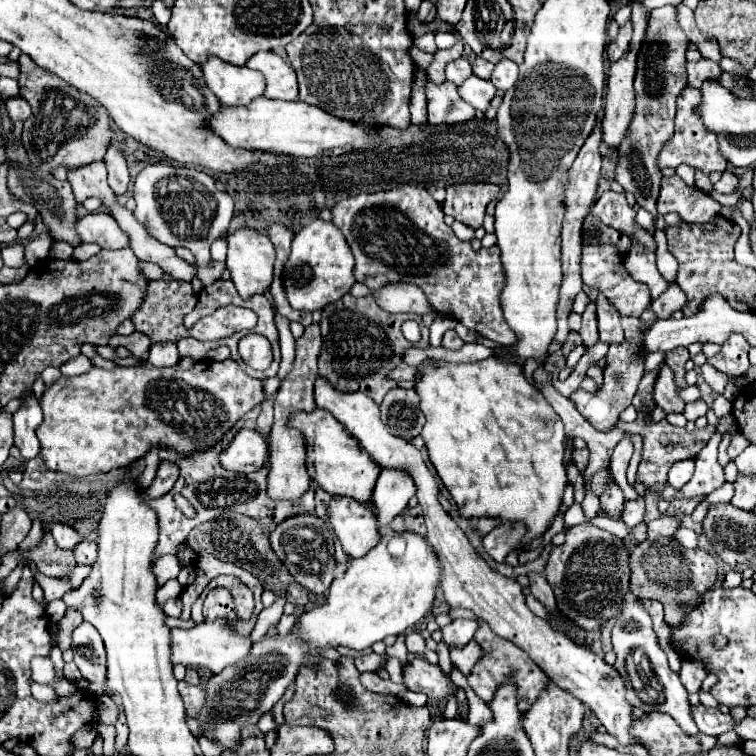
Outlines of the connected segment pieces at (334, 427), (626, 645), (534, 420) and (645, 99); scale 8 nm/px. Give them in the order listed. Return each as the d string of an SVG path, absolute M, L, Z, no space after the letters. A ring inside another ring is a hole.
M316 408L312 414L298 412L290 418L290 426L298 428L306 438L308 474L320 484L320 488L332 496L348 496L362 504L372 502L372 490L382 468L366 454L366 450L362 450L358 440L352 438L330 412L320 408Z
M628 592L624 596L624 602L620 606L620 614L616 618L616 624L612 628L612 646L616 652L616 662L614 668L622 678L626 678L626 700L634 708L642 708L644 712L650 710L662 710L670 714L676 722L680 722L682 730L686 734L698 734L698 728L694 726L690 718L690 702L688 702L688 692L682 686L680 678L672 668L668 666L666 654L658 644L658 636L652 628L650 614L646 608L638 602L638 598Z
M490 356L488 360L472 362L472 364L450 364L450 362L444 362L444 360L424 360L424 362L422 362L422 378L416 382L416 392L418 392L418 396L422 398L420 410L422 410L424 416L426 416L426 424L424 424L424 430L422 430L422 438L424 438L424 442L426 442L430 460L432 460L432 464L434 464L438 476L442 478L444 486L448 488L450 496L454 498L454 502L456 502L456 506L458 506L460 516L462 516L462 518L484 518L484 516L490 516L490 518L498 518L498 524L524 522L526 534L524 534L524 538L518 542L518 546L516 546L518 550L526 550L534 538L542 538L544 532L550 528L552 520L556 518L558 510L560 510L562 494L564 494L564 488L566 488L566 484L568 484L566 468L564 468L564 440L566 440L566 434L564 434L564 424L562 424L560 416L558 416L558 414L554 412L554 408L544 400L544 396L524 378L522 368L516 366L516 364L510 364L510 362L500 362L500 360L494 358L494 356ZM434 362L438 362L438 368L432 368Z
M662 6L650 12L650 28L646 30L646 42L638 54L638 70L634 80L636 90L636 108L630 122L630 128L624 140L618 146L618 164L616 164L616 182L636 196L636 204L648 210L654 216L654 226L648 232L656 232L656 200L660 192L662 172L658 168L658 154L662 146L674 134L674 116L676 116L676 98L686 86L686 44L688 38L676 22L676 8Z

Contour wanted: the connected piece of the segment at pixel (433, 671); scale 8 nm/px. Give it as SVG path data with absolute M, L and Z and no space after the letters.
M414 654L404 666L404 686L412 692L422 692L428 698L440 700L456 692L456 686L448 676L440 672L440 666L430 664L424 656Z

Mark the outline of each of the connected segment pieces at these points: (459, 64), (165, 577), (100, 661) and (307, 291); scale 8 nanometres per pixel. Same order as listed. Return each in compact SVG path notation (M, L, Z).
M458 58L446 66L446 80L450 80L456 86L462 86L462 82L470 76L472 76L472 66L464 58Z
M166 556L166 558L156 558L152 562L152 574L156 574L156 584L158 588L164 586L170 578L176 578L176 568L180 568L180 562L176 556Z
M82 622L74 630L74 662L82 676L90 682L90 692L100 698L106 686L106 650L94 626Z
M316 218L308 226L304 226L292 240L292 252L282 268L286 298L296 310L322 310L326 304L336 302L352 288L352 284L356 282L352 270L354 258L350 246L342 238L342 232L332 222Z

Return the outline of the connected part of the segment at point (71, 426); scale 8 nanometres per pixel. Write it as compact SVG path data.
M232 358L224 360L224 362L196 362L192 368L182 370L180 366L174 368L148 368L148 366L134 366L134 368L114 368L114 370L106 370L106 368L92 368L86 374L72 378L66 378L62 384L54 384L50 390L44 392L42 398L42 410L44 410L44 422L38 426L36 436L40 440L40 452L42 458L46 462L46 466L50 470L58 470L58 472L66 472L70 476L90 476L90 474L100 474L100 472L110 472L110 470L118 470L118 468L128 468L132 462L144 458L152 448L158 446L166 446L166 448L174 448L176 454L182 456L192 456L194 452L204 452L208 448L212 448L214 444L218 444L222 440L222 436L254 406L264 402L264 392L262 392L262 380L250 378Z

